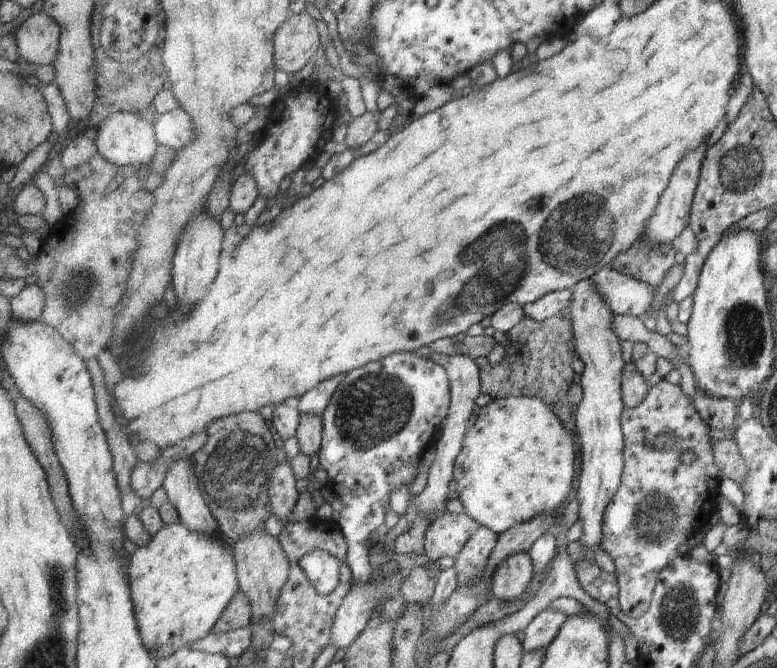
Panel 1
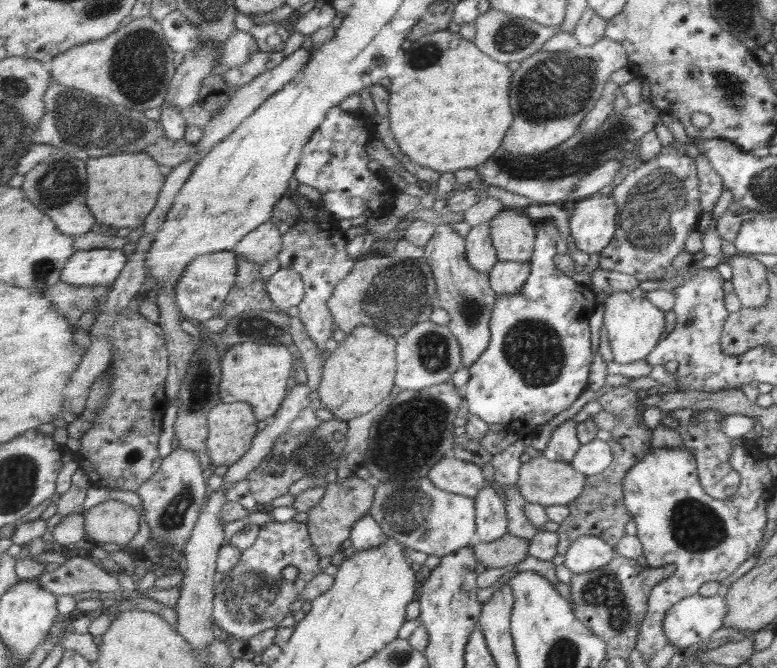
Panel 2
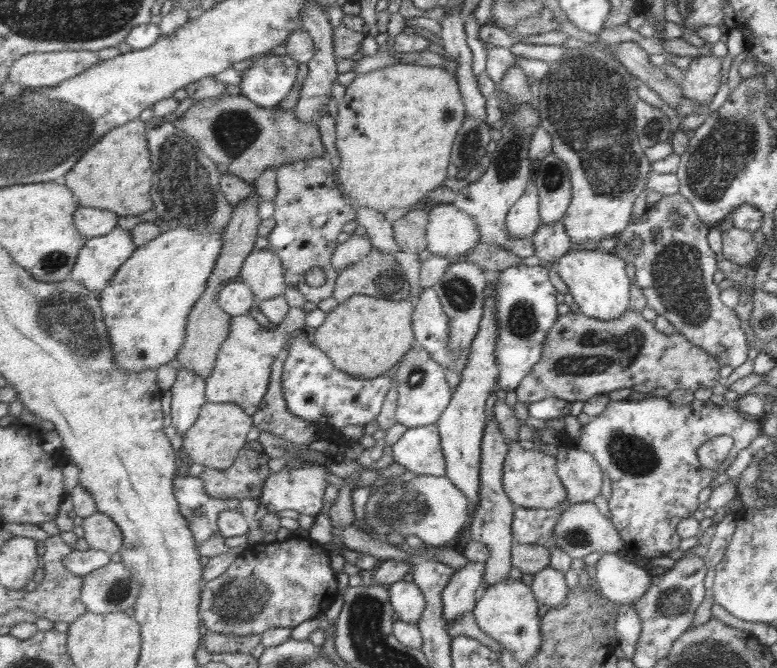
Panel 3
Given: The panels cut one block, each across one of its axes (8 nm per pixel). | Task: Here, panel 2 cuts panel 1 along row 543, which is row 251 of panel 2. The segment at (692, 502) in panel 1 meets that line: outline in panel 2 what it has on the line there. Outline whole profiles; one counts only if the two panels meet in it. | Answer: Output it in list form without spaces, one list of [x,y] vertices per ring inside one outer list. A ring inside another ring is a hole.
[[[670,144],[651,161],[630,170],[611,197],[619,208],[619,226],[607,249],[600,252],[603,270],[629,274],[637,281],[659,281],[673,266],[673,260],[685,252],[689,232],[699,220],[699,176],[684,152],[684,145]]]

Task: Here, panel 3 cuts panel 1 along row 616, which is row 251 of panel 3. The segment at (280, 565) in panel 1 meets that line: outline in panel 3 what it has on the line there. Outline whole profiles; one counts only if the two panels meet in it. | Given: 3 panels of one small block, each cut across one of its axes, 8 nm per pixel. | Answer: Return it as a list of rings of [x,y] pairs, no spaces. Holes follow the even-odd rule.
[[[270,247],[255,248],[246,258],[239,279],[248,284],[258,300],[269,300],[288,290],[283,260]]]

